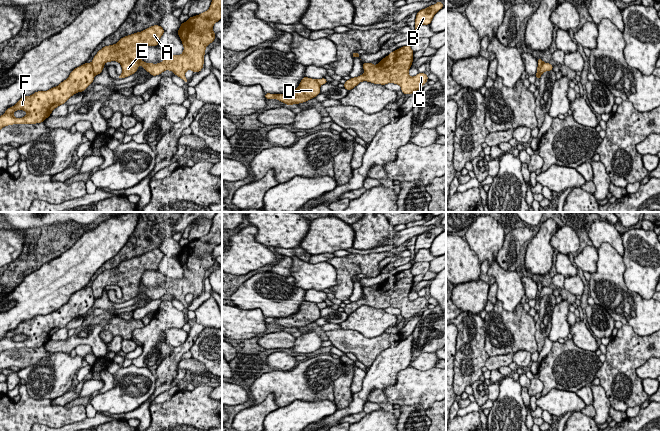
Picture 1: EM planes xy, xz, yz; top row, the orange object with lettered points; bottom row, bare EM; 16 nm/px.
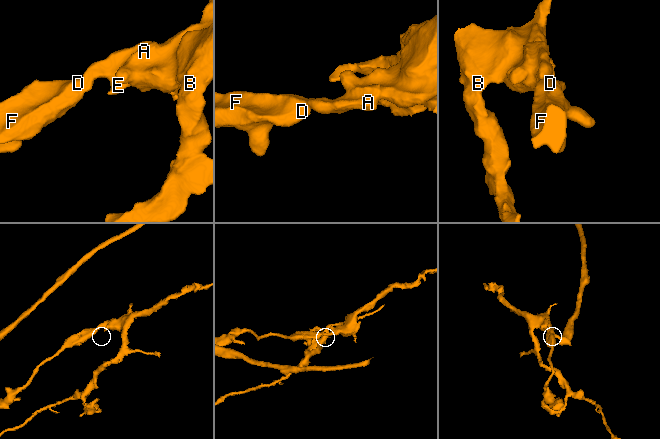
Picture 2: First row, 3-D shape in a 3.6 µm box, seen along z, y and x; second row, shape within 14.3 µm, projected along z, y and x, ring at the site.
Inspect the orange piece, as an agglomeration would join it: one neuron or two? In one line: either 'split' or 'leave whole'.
split

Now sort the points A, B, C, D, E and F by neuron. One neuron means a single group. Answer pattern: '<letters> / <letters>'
A B C E / D F

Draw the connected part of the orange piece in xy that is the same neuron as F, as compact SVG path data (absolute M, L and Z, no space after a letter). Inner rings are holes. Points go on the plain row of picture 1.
M85 287L75 292L69 301L58 310L47 315L37 315L30 320L21 322L13 331L7 332L0 340L0 354L4 350L13 348L36 348L44 346L51 339L51 336L58 330L78 316L86 312L94 304L92 287ZM16 334L24 334L27 339L22 342L15 342L13 337Z

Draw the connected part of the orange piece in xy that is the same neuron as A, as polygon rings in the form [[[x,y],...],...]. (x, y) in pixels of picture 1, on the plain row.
[[[217,212],[212,220],[209,233],[199,239],[189,241],[180,249],[177,255],[184,275],[181,279],[172,279],[166,276],[166,282],[158,288],[146,287],[141,284],[141,278],[147,270],[158,270],[159,263],[165,256],[159,249],[151,250],[141,256],[122,261],[118,267],[104,270],[92,284],[94,299],[102,297],[106,286],[116,285],[122,290],[122,298],[118,303],[136,297],[141,289],[151,300],[160,299],[170,294],[185,308],[187,294],[200,296],[204,288],[206,271],[215,264],[213,249],[222,242],[222,212]]]

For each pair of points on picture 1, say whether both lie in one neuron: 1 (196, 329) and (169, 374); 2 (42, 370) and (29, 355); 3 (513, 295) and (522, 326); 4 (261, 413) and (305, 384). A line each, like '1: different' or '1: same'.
1: same
2: different
3: different
4: different

